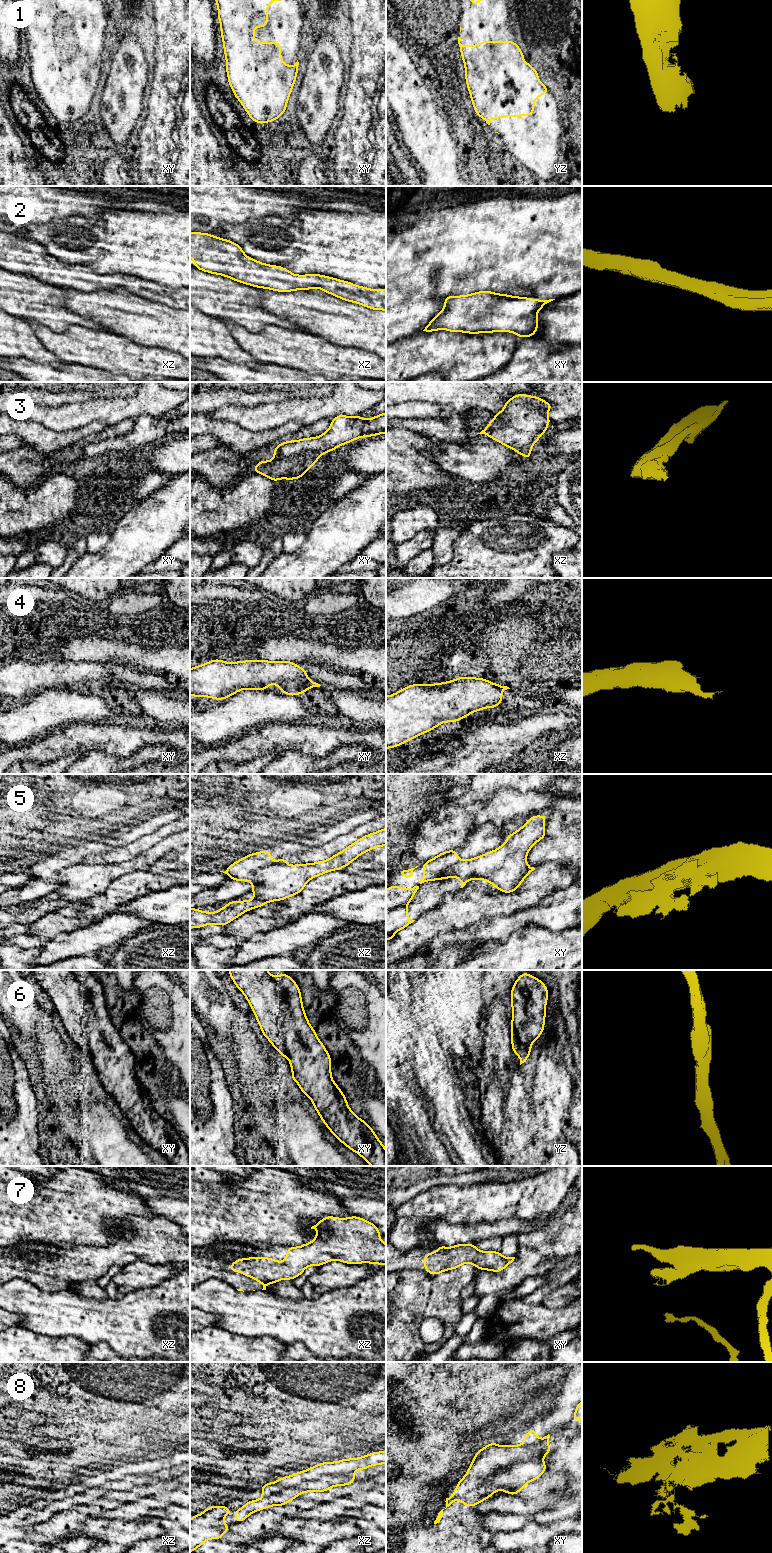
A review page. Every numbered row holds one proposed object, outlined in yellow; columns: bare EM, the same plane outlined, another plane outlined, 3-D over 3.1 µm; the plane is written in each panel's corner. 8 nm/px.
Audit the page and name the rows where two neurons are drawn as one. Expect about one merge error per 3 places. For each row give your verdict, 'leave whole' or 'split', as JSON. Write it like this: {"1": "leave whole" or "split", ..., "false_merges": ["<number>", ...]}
{"1": "leave whole", "2": "leave whole", "3": "leave whole", "4": "leave whole", "5": "split", "6": "leave whole", "7": "leave whole", "8": "leave whole", "false_merges": ["5"]}

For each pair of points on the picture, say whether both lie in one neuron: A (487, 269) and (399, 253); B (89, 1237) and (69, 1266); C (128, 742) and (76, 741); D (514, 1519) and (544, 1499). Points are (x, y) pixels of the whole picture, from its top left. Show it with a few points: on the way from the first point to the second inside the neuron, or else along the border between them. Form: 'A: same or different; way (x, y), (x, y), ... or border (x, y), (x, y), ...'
A: same; way (465, 253), (423, 253), (421, 251)
B: different; border (116, 1240), (102, 1246), (93, 1247)
C: same; way (115, 741), (89, 741)
D: different; border (497, 1511), (530, 1515)

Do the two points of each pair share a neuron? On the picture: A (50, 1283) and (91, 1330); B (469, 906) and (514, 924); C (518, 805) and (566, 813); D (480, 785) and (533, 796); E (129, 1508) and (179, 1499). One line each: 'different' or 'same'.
A: different
B: different
C: same
D: different
E: same

